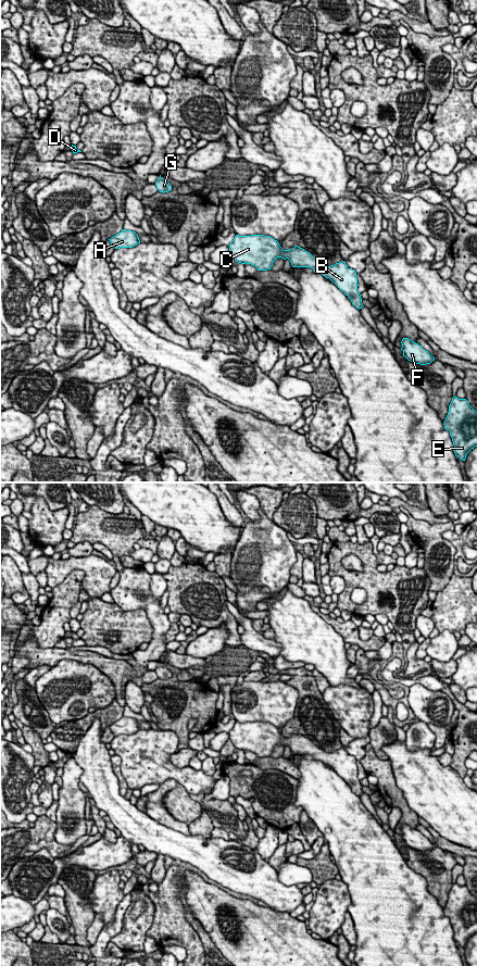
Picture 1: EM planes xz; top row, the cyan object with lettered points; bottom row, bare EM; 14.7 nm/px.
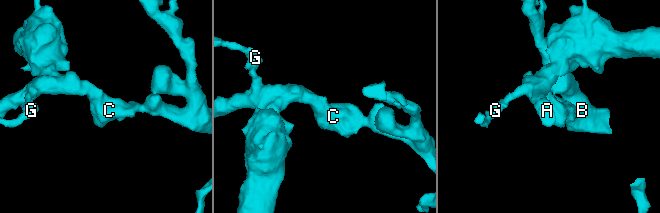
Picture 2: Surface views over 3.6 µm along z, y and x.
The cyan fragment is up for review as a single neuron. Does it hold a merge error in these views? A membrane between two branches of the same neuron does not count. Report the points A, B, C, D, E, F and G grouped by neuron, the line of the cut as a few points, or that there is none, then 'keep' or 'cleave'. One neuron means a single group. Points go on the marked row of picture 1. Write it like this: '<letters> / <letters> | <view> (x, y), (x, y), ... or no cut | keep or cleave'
A B C D E F G | no cut | keep

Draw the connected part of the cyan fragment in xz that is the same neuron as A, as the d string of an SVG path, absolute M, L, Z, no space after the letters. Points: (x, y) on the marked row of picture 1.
M122 229L121 233L109 239L115 249L133 248L140 243L139 237L135 231Z

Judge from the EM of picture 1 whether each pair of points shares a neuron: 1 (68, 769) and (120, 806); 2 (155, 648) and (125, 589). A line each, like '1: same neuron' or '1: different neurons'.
1: different neurons
2: same neuron

